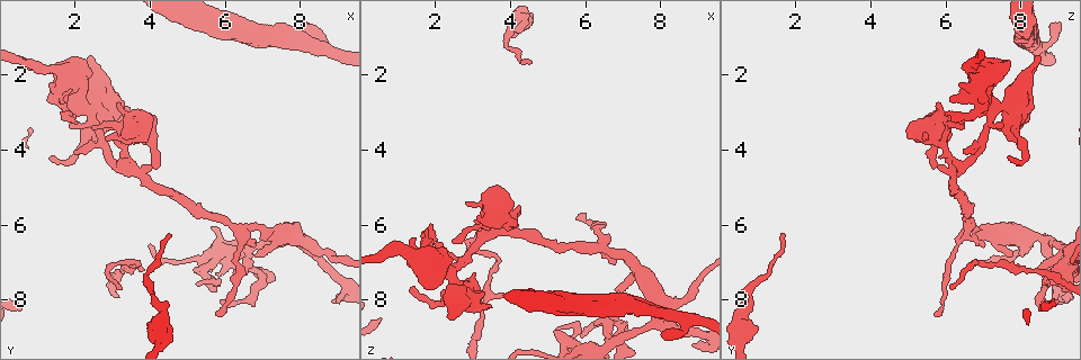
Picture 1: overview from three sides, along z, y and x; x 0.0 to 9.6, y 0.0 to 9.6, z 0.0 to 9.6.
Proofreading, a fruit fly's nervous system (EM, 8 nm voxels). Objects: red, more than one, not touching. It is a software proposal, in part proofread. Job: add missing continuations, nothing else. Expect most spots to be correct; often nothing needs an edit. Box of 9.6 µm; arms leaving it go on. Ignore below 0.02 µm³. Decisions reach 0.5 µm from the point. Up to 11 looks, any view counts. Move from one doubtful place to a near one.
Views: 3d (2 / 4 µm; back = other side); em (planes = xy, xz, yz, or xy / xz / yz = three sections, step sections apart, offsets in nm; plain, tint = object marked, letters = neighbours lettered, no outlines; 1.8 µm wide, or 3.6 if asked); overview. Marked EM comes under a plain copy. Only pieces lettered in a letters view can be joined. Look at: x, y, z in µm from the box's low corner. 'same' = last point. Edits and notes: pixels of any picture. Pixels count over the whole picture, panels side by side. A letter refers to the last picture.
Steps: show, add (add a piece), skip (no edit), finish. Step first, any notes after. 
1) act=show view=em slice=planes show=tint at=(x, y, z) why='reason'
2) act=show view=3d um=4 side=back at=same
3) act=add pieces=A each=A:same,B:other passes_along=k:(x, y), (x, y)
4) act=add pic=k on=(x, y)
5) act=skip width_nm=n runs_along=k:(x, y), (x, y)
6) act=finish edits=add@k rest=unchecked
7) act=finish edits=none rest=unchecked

act=show view=em slice=xz step=4 show=tint at=(8.00, 0.70, 8.95) why='branch stops here'

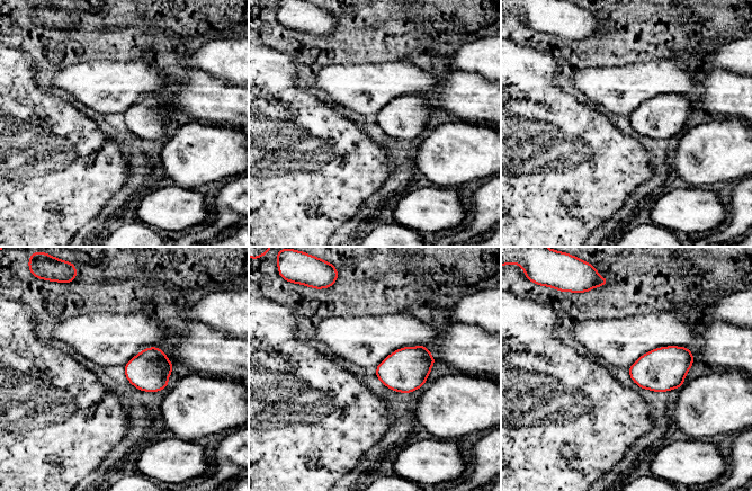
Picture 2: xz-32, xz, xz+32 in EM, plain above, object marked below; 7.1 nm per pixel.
act=show view=em slice=planes show=letters at=same

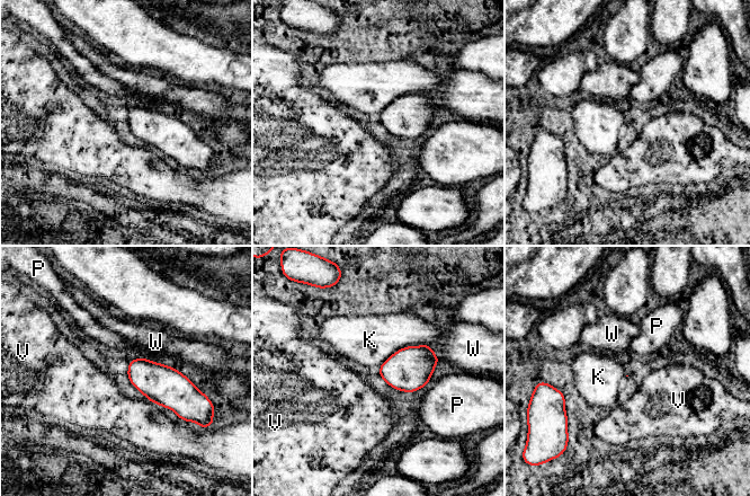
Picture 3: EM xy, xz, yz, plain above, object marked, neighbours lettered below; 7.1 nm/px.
act=skip each=K:other,P:other,V:other,W:other border=3:(429, 345), (399, 348), (380, 366) found='none of them fits'

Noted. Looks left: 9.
act=show view=em slice=planes show=letters at=(3.30, 3.30, 8.10)

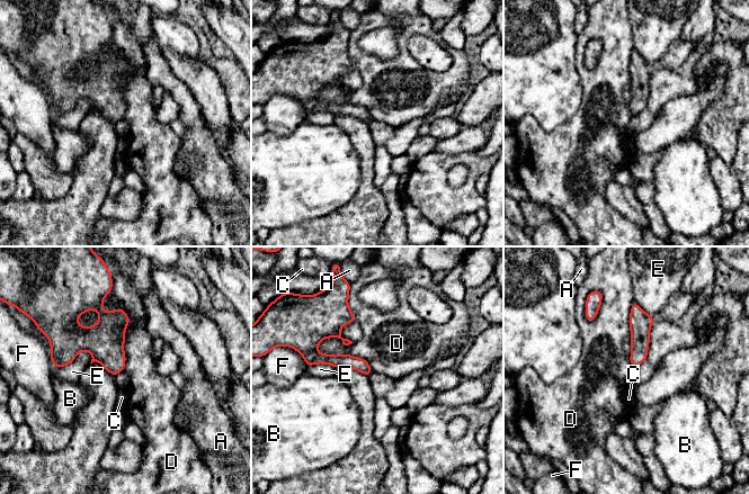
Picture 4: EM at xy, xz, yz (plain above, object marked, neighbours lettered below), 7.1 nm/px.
act=skip each=A:other,B:other,C:other,D:other,E:other,F:other border=4:(315, 348), (360, 357), (372, 369) found='no lettered piece goes on from it'

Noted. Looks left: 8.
act=show view=3d um=4 at=(2.45, 3.45, 6.45) why='free end'

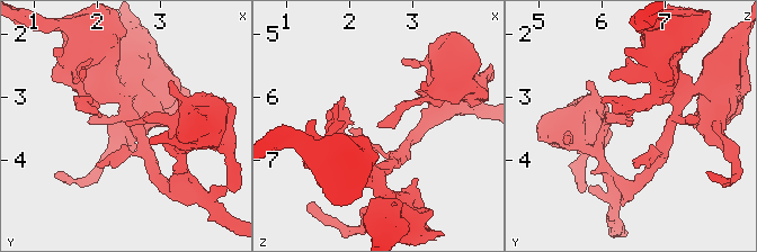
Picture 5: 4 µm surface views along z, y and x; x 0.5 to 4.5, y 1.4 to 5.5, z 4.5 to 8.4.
act=show view=em slice=planes show=letters at=(2.50, 3.45, 6.45)

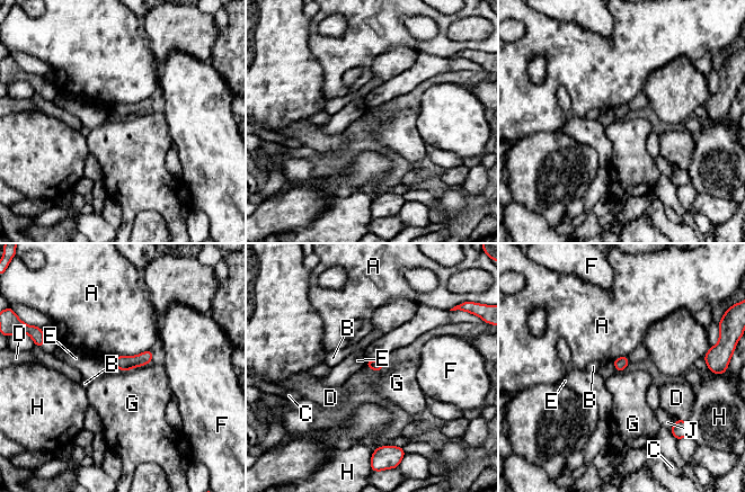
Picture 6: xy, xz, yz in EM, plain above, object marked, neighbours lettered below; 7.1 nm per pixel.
act=skip width_nm=80 each=A:other,B:other,C:other,D:other,E:other,F:other,G:other,H:other,J:other found='none of them fits'

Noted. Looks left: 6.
act=show view=3d um=4 at=(4.25, 3.70, 5.95) why='branch stops here'

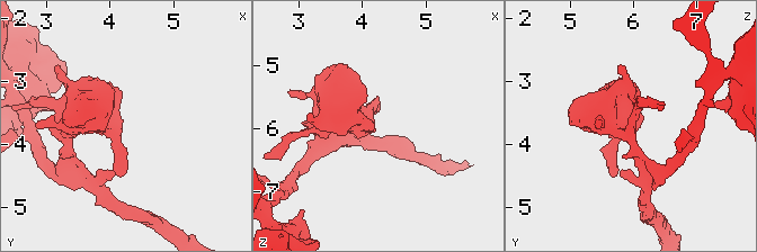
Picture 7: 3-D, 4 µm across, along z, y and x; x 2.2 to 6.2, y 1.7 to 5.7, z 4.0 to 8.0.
act=show view=em slice=planes show=letters at=(4.20, 3.70, 6.00)

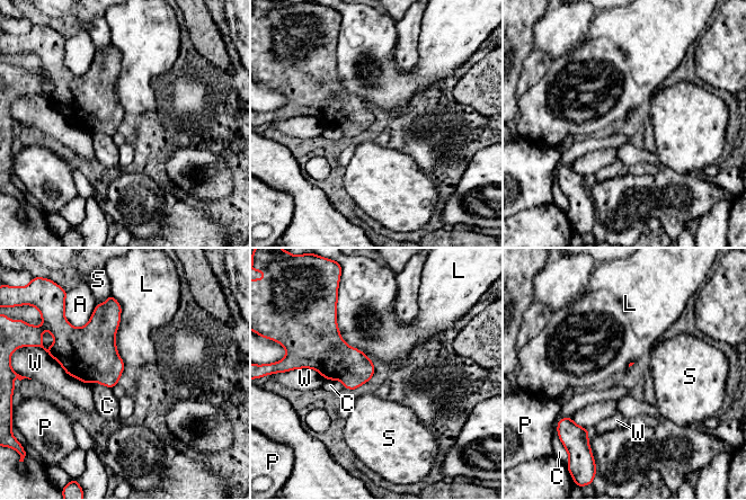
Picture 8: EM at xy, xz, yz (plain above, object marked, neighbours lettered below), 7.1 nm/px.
act=skip each=A:other,C:other,L:other,P:other,S:other,W:other found='none of them fits'

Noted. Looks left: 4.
act=finish edits=none rest=unchecked

